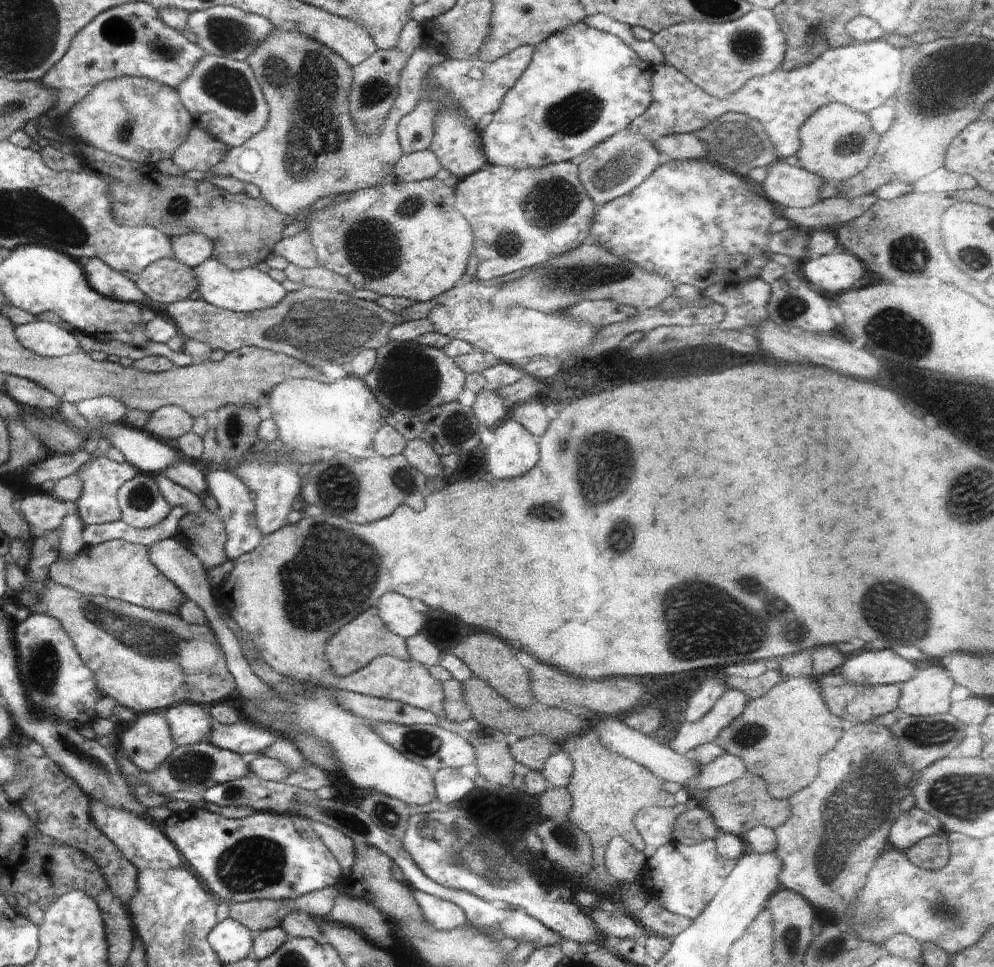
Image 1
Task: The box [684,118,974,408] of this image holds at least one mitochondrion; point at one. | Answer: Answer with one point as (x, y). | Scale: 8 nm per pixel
(893, 330)

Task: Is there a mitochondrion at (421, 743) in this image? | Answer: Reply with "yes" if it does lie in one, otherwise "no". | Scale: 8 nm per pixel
yes

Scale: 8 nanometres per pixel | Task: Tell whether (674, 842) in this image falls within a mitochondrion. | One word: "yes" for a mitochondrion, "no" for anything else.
no

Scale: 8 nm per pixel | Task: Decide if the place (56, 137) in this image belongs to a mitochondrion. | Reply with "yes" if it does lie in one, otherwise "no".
no

